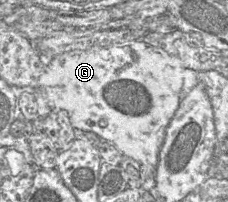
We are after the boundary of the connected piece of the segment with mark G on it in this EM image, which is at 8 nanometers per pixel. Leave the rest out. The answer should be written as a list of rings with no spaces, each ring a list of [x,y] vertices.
[[[132,40],[115,43],[110,46],[93,47],[88,50],[73,50],[54,56],[39,77],[37,90],[44,95],[51,109],[61,109],[68,113],[70,123],[76,131],[91,131],[101,138],[102,141],[112,143],[124,157],[132,158],[140,163],[150,164],[156,168],[159,159],[159,150],[165,136],[165,130],[183,97],[185,69],[178,57],[161,48],[149,45],[143,40]]]

